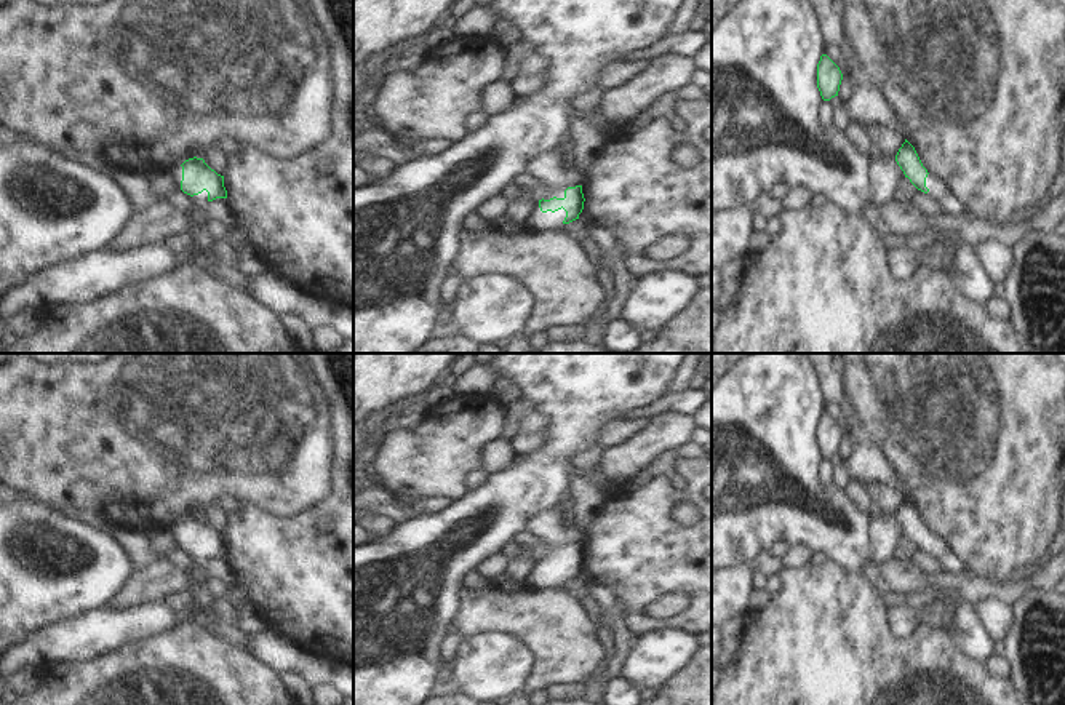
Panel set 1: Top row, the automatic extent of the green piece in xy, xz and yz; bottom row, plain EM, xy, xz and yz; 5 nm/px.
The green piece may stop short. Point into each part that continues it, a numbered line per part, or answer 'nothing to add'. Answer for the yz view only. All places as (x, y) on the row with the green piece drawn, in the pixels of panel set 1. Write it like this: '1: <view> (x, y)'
1: yz (950, 205)

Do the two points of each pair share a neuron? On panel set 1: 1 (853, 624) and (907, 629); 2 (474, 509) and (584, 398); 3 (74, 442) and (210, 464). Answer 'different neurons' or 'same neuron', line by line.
1: different neurons
2: same neuron
3: same neuron

